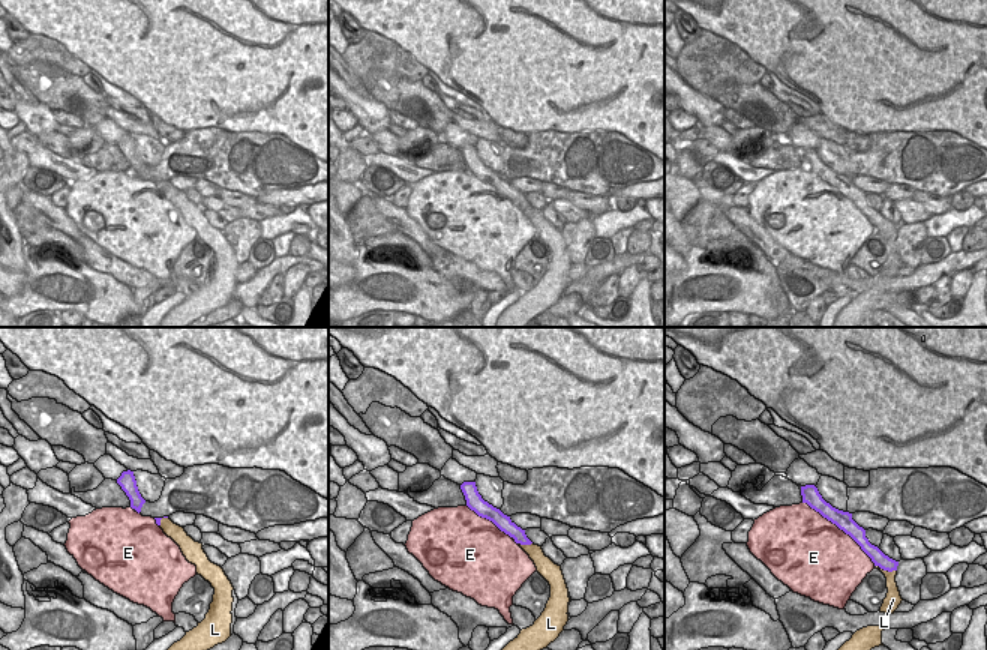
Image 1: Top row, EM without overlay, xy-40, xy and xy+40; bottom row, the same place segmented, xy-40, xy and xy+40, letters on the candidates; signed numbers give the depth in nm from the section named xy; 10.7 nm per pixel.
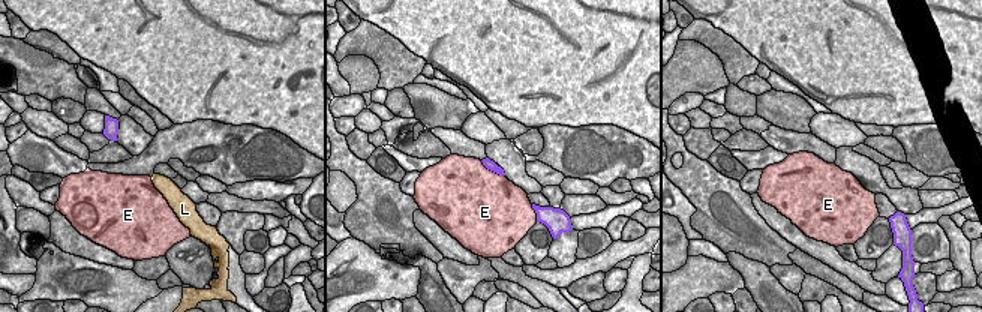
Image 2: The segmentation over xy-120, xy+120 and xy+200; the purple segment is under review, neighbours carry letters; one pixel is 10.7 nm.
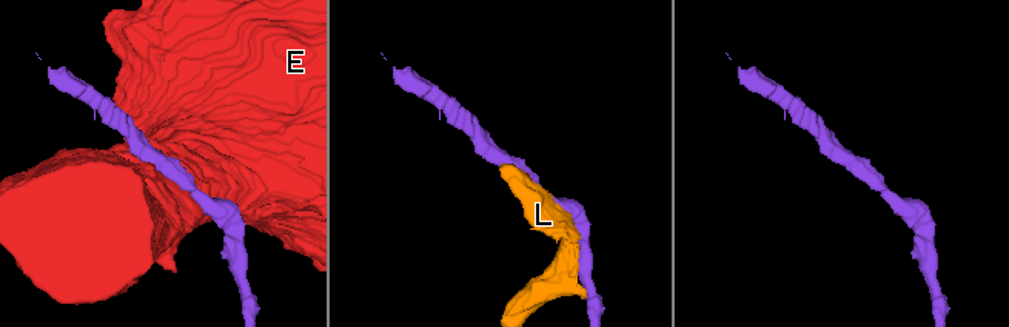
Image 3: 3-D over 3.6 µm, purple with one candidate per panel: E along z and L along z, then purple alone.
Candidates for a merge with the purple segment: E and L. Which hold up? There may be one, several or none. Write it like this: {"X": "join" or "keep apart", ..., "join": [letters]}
{"E": "keep apart", "L": "keep apart", "join": []}

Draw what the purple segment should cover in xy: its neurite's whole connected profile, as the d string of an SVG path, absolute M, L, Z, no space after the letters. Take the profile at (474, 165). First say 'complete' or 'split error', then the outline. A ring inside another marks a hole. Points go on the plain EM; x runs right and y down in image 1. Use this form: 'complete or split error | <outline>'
complete | M464 146L460 153L465 159L466 170L474 174L478 180L492 185L501 195L514 203L516 207L531 209L532 206L526 201L525 194L518 191L510 180L504 179L500 173L494 171L482 162L477 155L476 146Z

